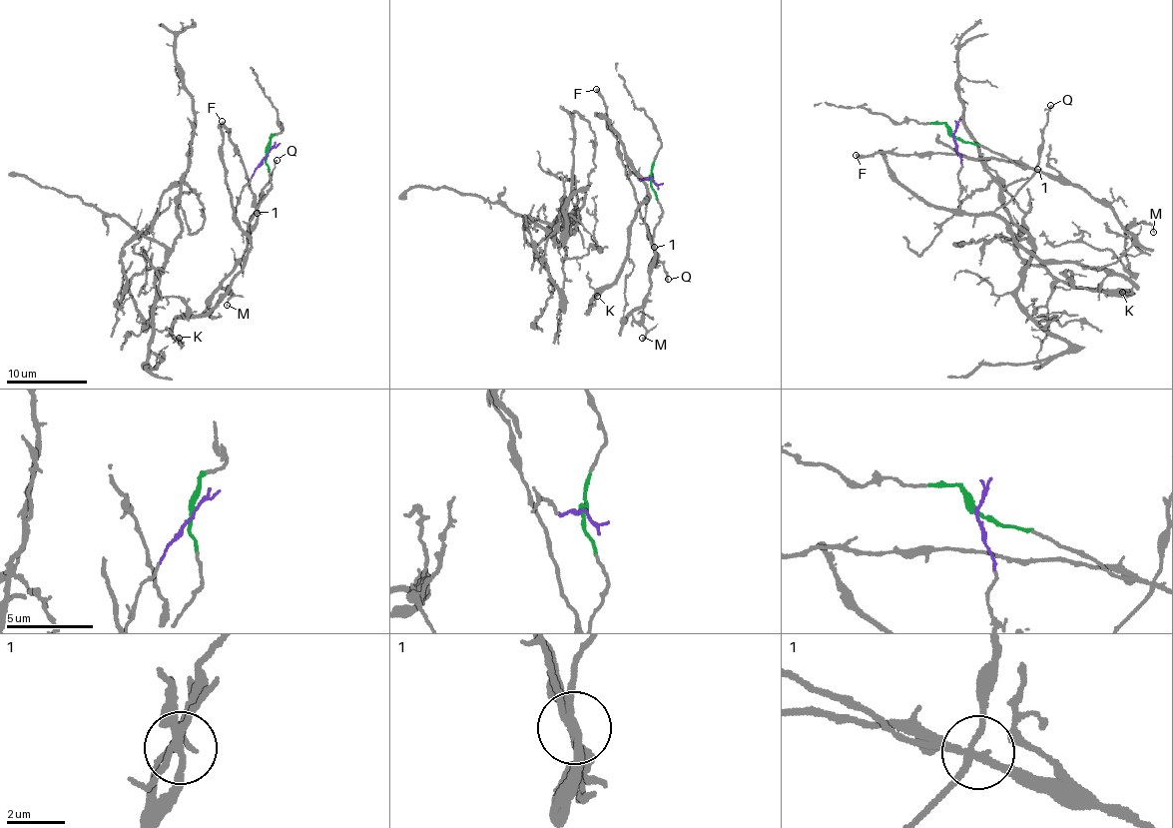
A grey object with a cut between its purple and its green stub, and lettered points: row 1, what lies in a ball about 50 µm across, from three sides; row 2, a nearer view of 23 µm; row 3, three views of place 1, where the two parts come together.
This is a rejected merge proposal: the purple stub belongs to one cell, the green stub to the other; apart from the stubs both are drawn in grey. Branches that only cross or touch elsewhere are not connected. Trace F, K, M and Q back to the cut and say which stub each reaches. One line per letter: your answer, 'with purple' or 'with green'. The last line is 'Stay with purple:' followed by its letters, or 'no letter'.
F: with green
K: with purple
M: with green
Q: with purple
Stay with purple: K, Q

